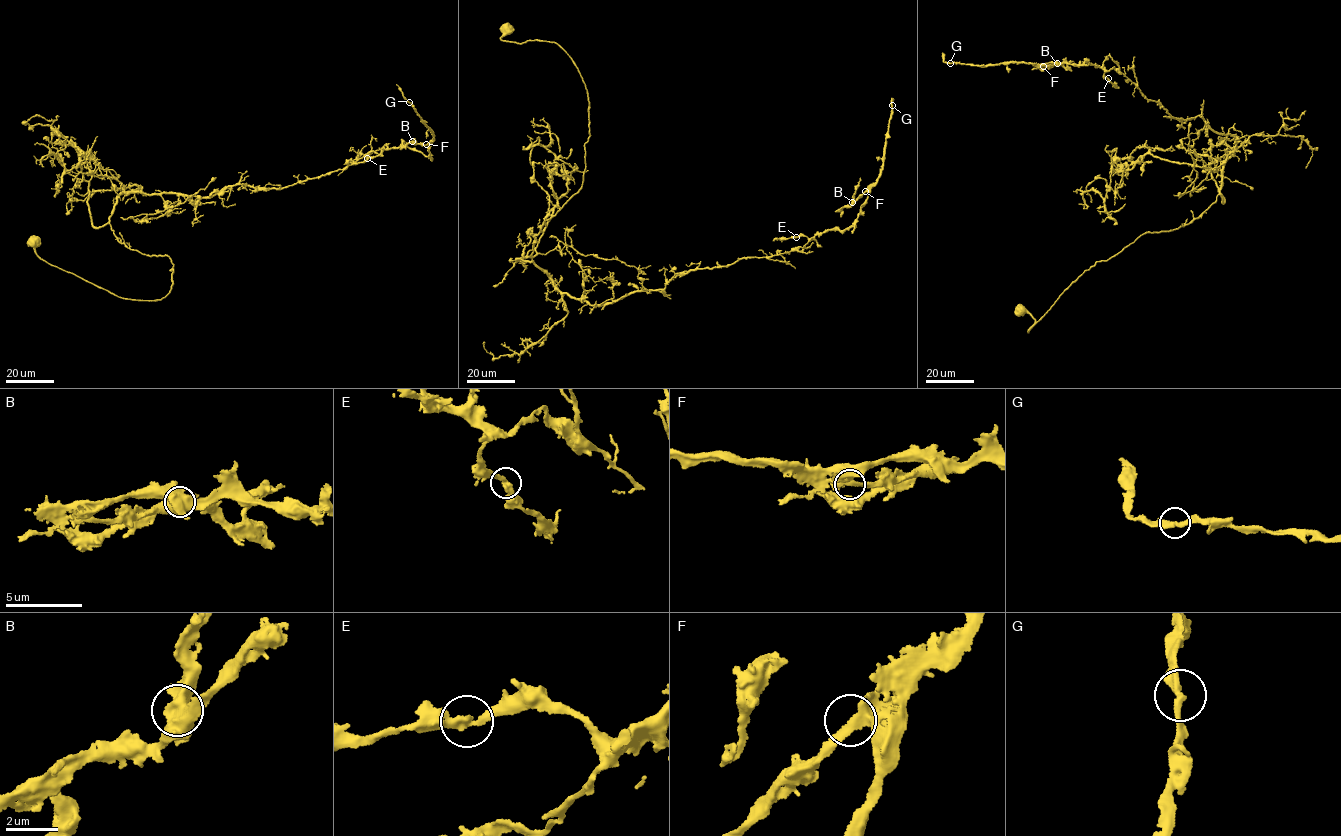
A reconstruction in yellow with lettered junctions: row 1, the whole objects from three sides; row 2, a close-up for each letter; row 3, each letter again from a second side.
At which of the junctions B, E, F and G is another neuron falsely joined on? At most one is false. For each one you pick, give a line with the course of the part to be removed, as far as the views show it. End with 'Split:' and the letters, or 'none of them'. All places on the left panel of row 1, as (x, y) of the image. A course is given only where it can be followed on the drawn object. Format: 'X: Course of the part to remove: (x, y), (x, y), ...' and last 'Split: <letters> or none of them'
Split: none of them

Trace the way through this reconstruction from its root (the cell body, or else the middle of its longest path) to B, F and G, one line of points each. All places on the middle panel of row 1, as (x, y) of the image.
B: (507, 28), (588, 93), (581, 187), (531, 255), (562, 292), (795, 250), (852, 202)
F: (507, 28), (588, 93), (581, 187), (531, 255), (562, 292), (795, 250), (865, 191)
G: (507, 28), (502, 40), (554, 42), (588, 93), (581, 187), (531, 255), (592, 305), (854, 225), (892, 106)

